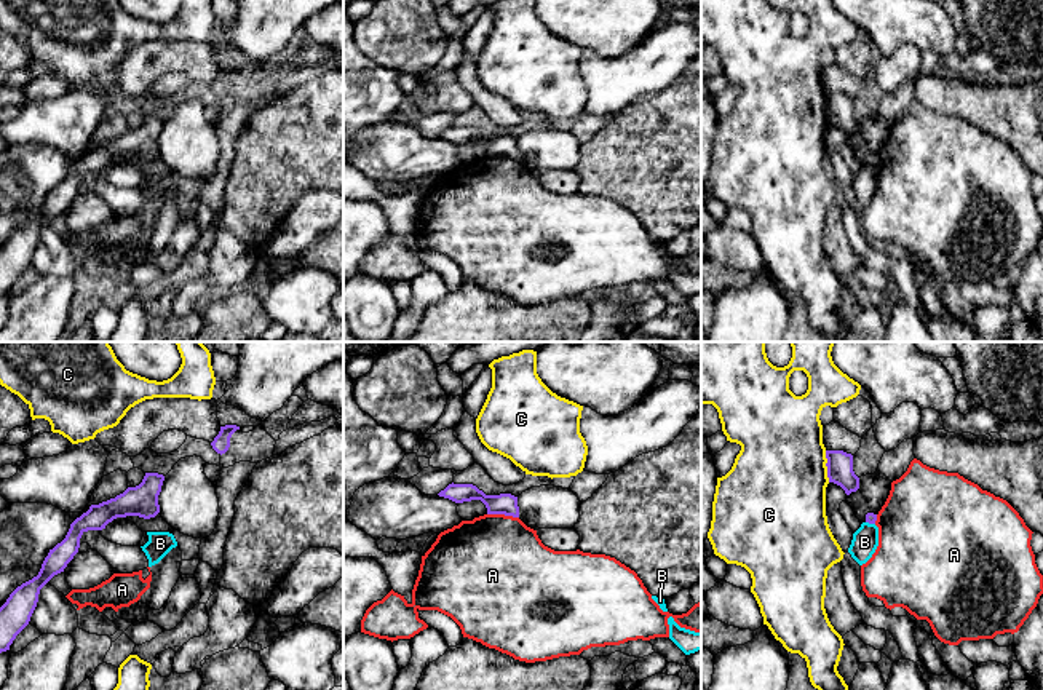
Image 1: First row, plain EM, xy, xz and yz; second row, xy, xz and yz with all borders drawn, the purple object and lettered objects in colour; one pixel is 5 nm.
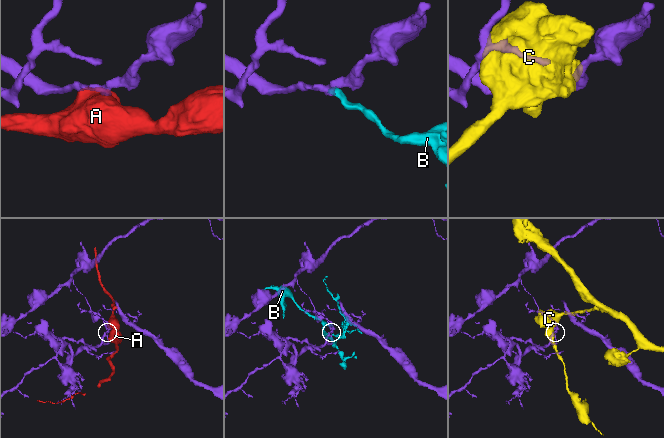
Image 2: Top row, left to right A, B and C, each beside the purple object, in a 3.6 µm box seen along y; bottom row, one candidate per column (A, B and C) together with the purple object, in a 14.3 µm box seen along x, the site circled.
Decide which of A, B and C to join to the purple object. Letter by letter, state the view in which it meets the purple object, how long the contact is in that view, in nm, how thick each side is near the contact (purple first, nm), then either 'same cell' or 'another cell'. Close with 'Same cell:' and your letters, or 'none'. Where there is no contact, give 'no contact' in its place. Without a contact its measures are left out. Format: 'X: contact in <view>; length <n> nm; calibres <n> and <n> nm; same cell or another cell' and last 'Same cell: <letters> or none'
A: contact in xz; length 160 nm; calibres 110 and 480 nm; another cell
B: contact in yz; length 50 nm; calibres 60 and 130 nm; another cell
C: contact in yz; length 160 nm; calibres 130 and 480 nm; another cell
Same cell: none

